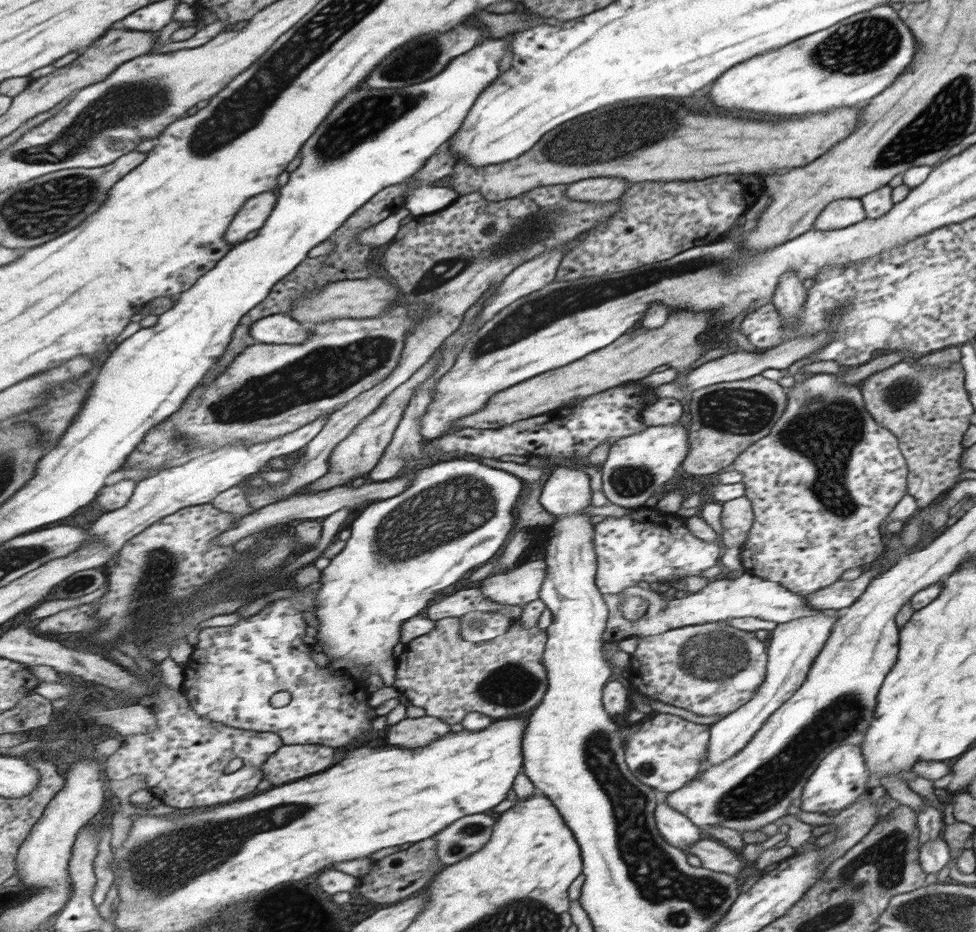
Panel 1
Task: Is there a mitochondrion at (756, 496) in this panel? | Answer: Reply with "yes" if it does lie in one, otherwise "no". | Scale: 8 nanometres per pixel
no

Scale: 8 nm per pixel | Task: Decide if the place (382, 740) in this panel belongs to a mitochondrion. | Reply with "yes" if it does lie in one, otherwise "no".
no

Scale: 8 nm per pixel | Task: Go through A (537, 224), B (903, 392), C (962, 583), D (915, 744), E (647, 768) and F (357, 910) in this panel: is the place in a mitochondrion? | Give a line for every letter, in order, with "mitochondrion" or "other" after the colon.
A: mitochondrion
B: mitochondrion
C: other
D: other
E: mitochondrion
F: other

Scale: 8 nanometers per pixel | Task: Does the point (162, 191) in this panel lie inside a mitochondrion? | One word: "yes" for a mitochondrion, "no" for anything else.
no

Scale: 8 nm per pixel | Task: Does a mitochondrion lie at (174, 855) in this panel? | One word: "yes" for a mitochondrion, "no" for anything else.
yes

